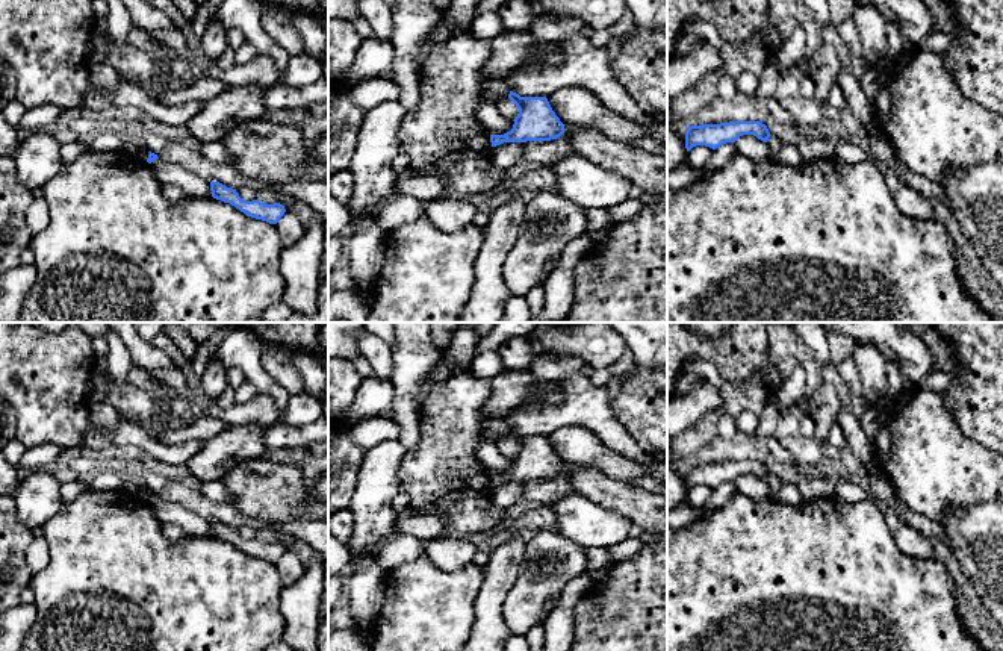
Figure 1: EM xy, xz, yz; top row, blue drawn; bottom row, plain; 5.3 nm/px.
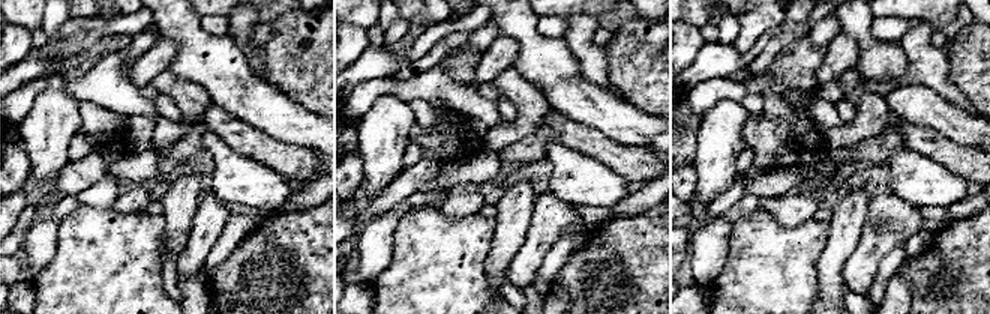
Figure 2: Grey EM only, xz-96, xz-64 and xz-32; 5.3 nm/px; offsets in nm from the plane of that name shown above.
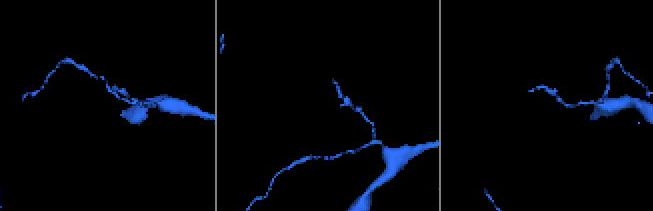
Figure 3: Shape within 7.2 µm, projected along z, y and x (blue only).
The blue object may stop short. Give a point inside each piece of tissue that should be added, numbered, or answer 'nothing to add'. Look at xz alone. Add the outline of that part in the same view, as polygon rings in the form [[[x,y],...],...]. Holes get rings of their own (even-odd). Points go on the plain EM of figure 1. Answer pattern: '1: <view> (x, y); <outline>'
nothing to add

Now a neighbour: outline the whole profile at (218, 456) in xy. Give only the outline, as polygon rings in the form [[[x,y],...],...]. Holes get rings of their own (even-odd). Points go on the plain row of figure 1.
[[[260,424],[233,425],[203,442],[186,466],[198,481],[222,480],[238,463],[268,456]]]

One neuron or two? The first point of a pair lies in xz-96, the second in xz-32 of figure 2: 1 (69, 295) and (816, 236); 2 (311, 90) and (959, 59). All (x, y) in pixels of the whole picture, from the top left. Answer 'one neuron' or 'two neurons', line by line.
1: one neuron
2: one neuron

